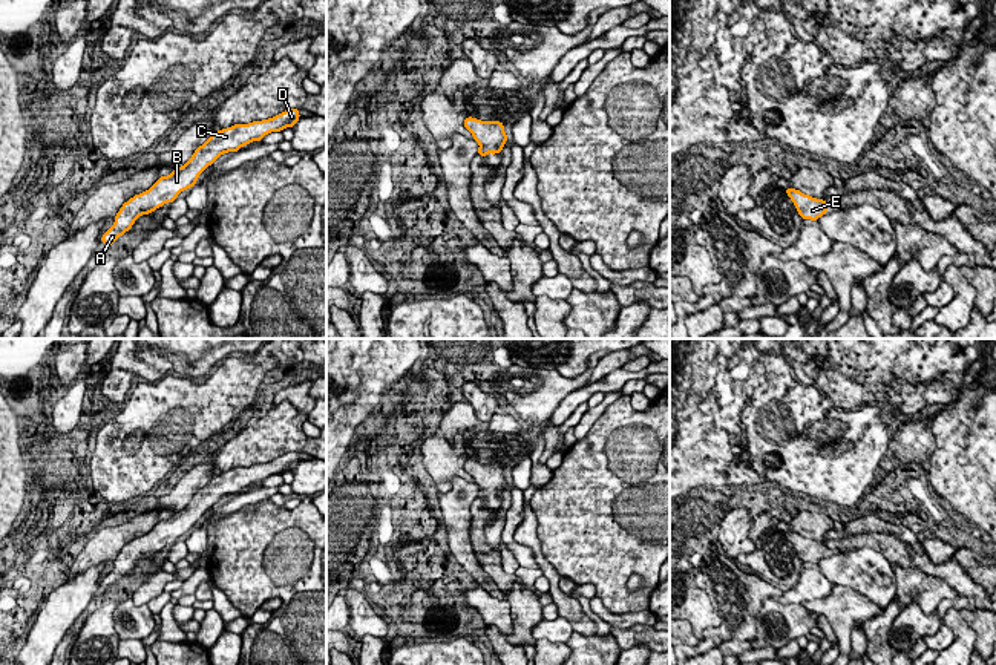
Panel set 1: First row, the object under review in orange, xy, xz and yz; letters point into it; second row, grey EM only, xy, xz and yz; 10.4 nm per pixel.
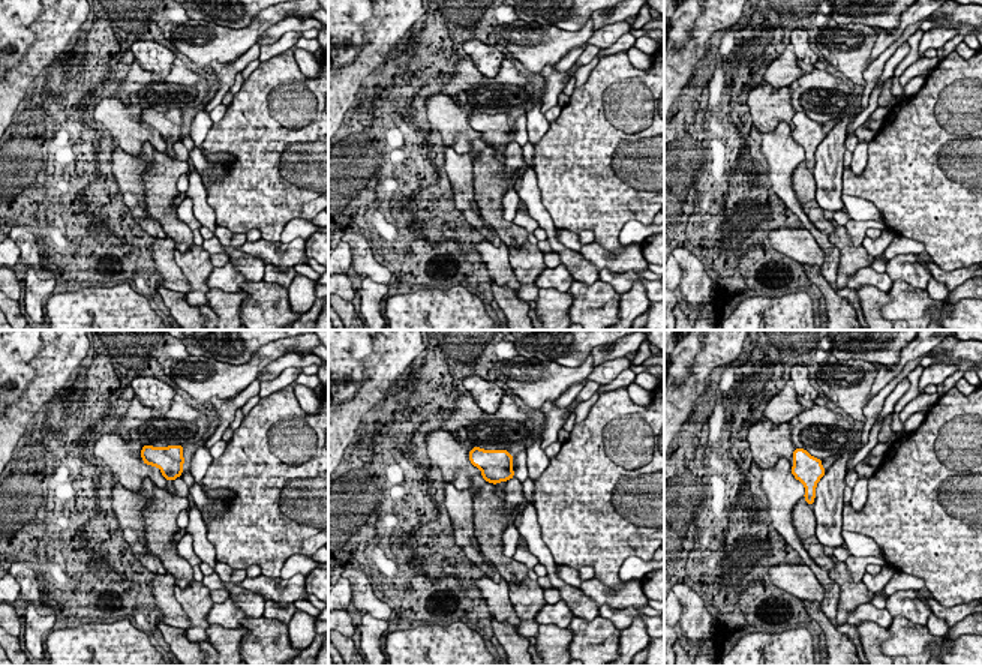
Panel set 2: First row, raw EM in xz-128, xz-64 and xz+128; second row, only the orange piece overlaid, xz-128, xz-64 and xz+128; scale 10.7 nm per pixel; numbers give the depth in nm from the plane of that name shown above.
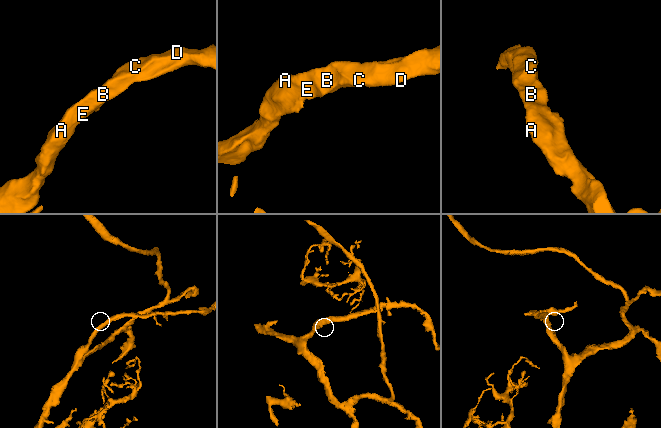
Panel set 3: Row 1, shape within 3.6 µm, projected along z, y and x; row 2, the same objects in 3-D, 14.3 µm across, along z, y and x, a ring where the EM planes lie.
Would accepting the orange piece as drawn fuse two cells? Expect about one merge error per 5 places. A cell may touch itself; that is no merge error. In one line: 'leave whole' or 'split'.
leave whole

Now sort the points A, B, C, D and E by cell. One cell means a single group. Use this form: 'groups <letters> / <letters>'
groups A B C D E

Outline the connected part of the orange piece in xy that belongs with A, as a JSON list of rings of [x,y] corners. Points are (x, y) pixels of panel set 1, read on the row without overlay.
[[[288,452],[270,463],[234,467],[215,475],[184,509],[175,512],[169,519],[161,519],[149,533],[123,547],[115,559],[113,570],[101,581],[101,585],[106,587],[104,591],[109,591],[121,578],[129,575],[141,558],[149,558],[164,547],[173,545],[181,535],[193,530],[199,518],[221,498],[238,495],[251,484],[259,486],[271,475],[293,470],[299,461],[299,452]]]

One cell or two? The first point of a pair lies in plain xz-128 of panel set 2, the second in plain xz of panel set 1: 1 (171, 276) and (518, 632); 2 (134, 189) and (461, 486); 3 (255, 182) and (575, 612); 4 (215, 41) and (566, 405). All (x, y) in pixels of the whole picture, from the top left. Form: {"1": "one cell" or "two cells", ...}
{"1": "two cells", "2": "one cell", "3": "two cells", "4": "two cells"}

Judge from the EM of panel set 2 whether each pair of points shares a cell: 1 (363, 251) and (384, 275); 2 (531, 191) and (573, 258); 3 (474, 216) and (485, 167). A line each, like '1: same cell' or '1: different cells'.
1: same cell
2: same cell
3: different cells

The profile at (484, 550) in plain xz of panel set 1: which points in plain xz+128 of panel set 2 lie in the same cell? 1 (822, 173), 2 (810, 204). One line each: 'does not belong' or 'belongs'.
1: does not belong
2: belongs

